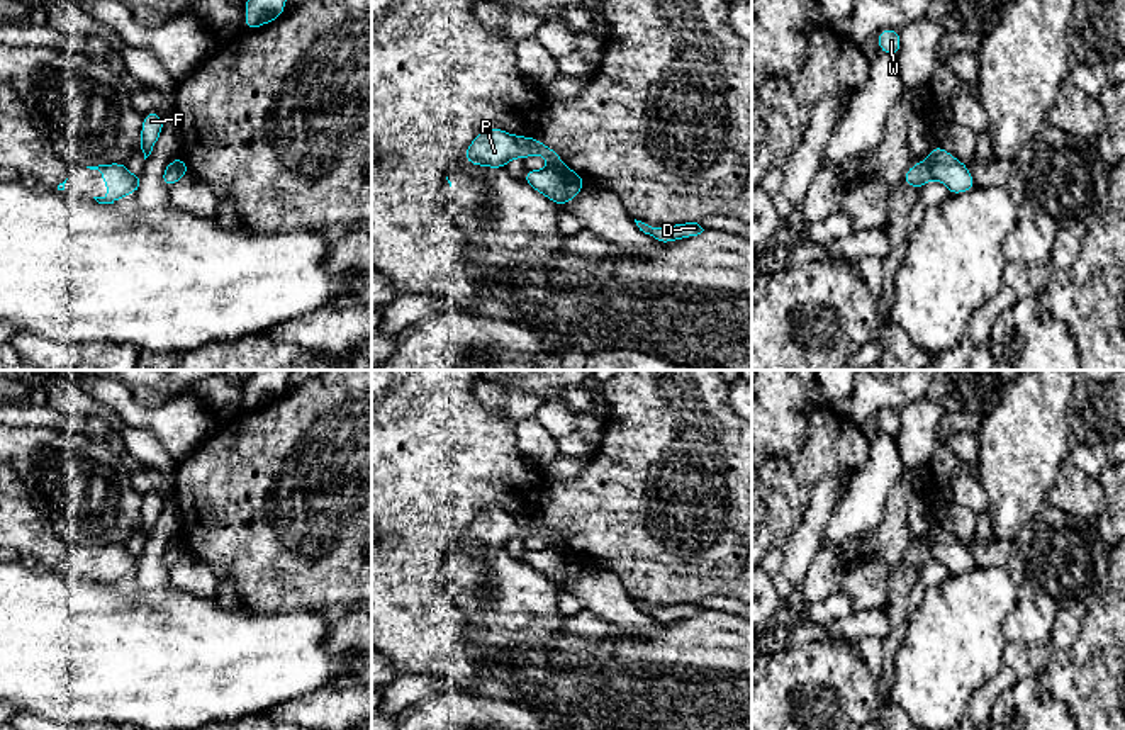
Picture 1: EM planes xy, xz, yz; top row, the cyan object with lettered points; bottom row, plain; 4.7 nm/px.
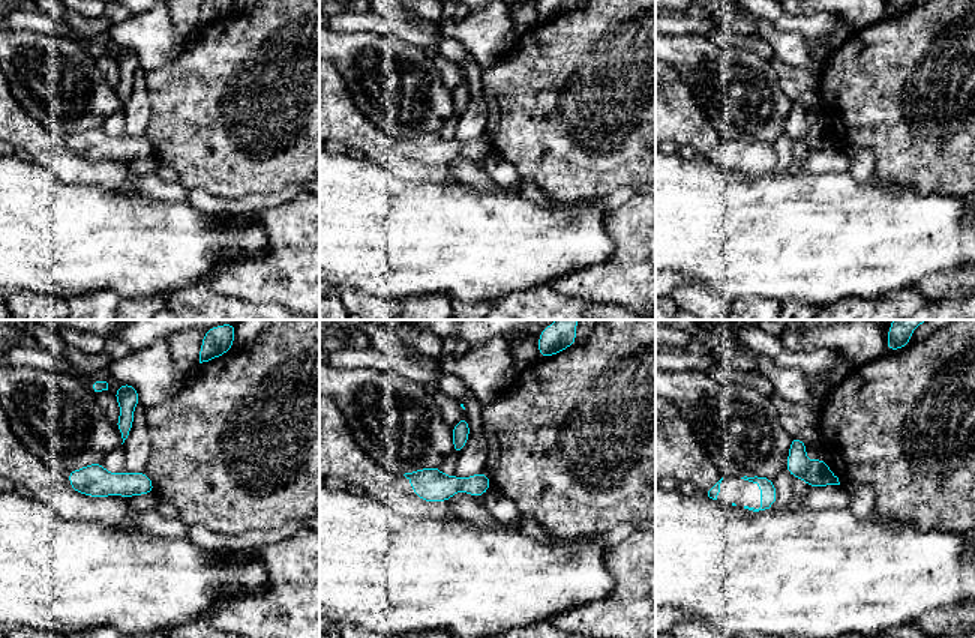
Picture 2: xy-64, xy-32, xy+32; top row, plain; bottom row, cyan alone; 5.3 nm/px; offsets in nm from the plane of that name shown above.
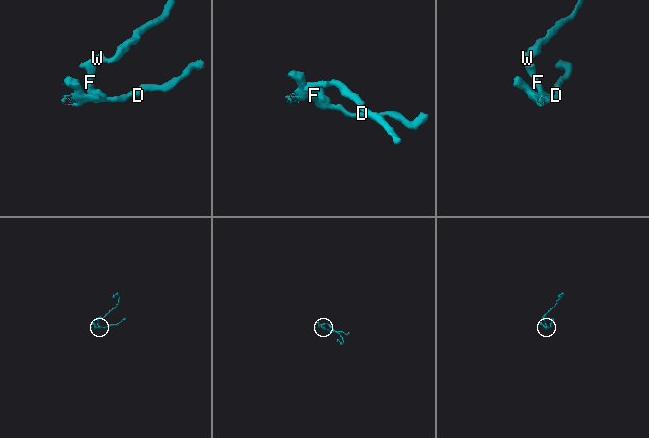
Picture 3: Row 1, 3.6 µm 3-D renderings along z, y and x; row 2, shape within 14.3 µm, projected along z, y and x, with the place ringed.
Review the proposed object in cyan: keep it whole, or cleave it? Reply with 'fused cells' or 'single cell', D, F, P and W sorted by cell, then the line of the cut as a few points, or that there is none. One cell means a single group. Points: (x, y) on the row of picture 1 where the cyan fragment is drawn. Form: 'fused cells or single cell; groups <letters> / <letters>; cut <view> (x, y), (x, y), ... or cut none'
fused cells; groups D F W / P; cut yz (925, 162), (934, 177)

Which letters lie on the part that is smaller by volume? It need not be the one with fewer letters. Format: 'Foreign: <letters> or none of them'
Foreign: P

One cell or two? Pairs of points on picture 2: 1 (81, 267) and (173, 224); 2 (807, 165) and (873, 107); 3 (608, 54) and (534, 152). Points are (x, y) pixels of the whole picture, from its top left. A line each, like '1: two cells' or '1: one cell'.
1: one cell
2: two cells
3: one cell

